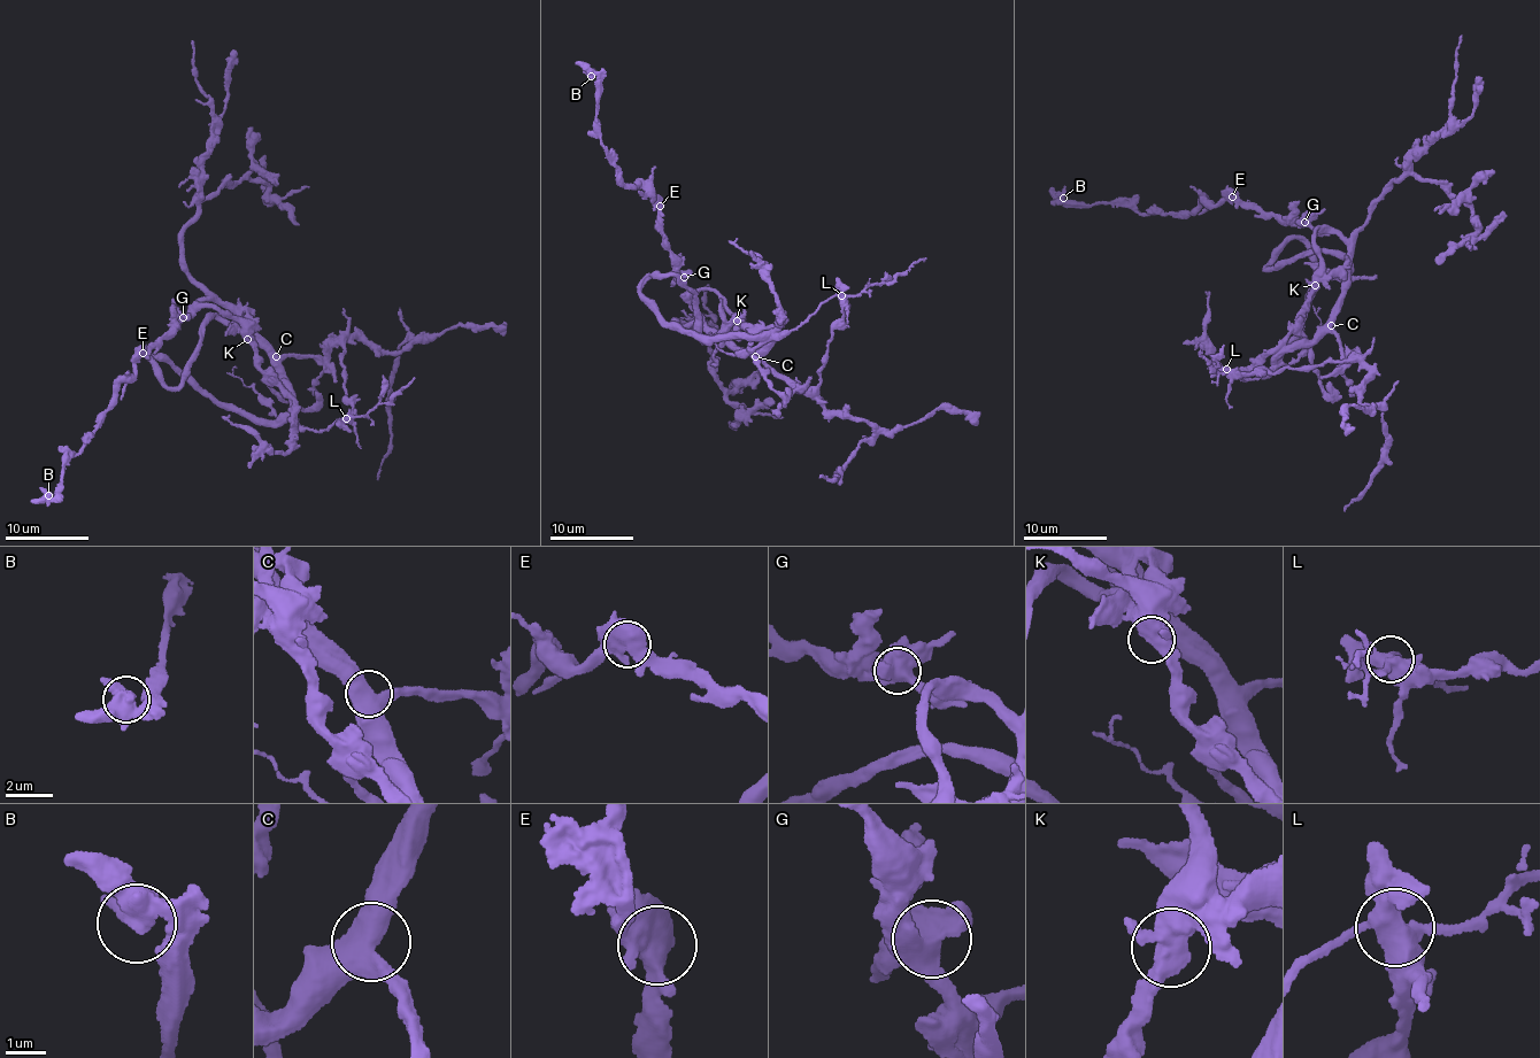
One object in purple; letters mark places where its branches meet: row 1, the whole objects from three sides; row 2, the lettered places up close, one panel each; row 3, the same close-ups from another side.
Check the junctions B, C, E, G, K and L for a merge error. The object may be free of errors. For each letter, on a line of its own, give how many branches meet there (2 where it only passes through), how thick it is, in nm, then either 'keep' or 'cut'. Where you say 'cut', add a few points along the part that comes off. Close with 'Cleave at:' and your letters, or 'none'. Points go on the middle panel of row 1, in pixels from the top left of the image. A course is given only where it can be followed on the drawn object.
B: 4 branches meet; 480 nm thick; keep
C: 3 branches meet; 500 nm thick; keep
E: 4 branches meet; 550 nm thick; keep
G: 4 branches meet; 500 nm thick; keep
K: 3 branches meet; 480 nm thick; keep
L: 4 branches meet; 500 nm thick; keep
Cleave at: none

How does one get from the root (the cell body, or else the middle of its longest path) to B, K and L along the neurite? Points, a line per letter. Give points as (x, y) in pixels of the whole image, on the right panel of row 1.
B: (1347, 260), (1348, 251), (1336, 234), (1234, 201), (1200, 211), (1148, 213), (1063, 198)
K: (1347, 260), (1340, 269), (1330, 271), (1315, 285)
L: (1347, 260), (1307, 295), (1296, 326), (1279, 348), (1277, 361), (1265, 376), (1253, 380), (1226, 369)

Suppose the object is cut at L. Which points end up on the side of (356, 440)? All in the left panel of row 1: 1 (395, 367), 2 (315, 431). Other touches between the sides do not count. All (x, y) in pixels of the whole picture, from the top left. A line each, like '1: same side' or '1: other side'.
1: same side
2: other side

